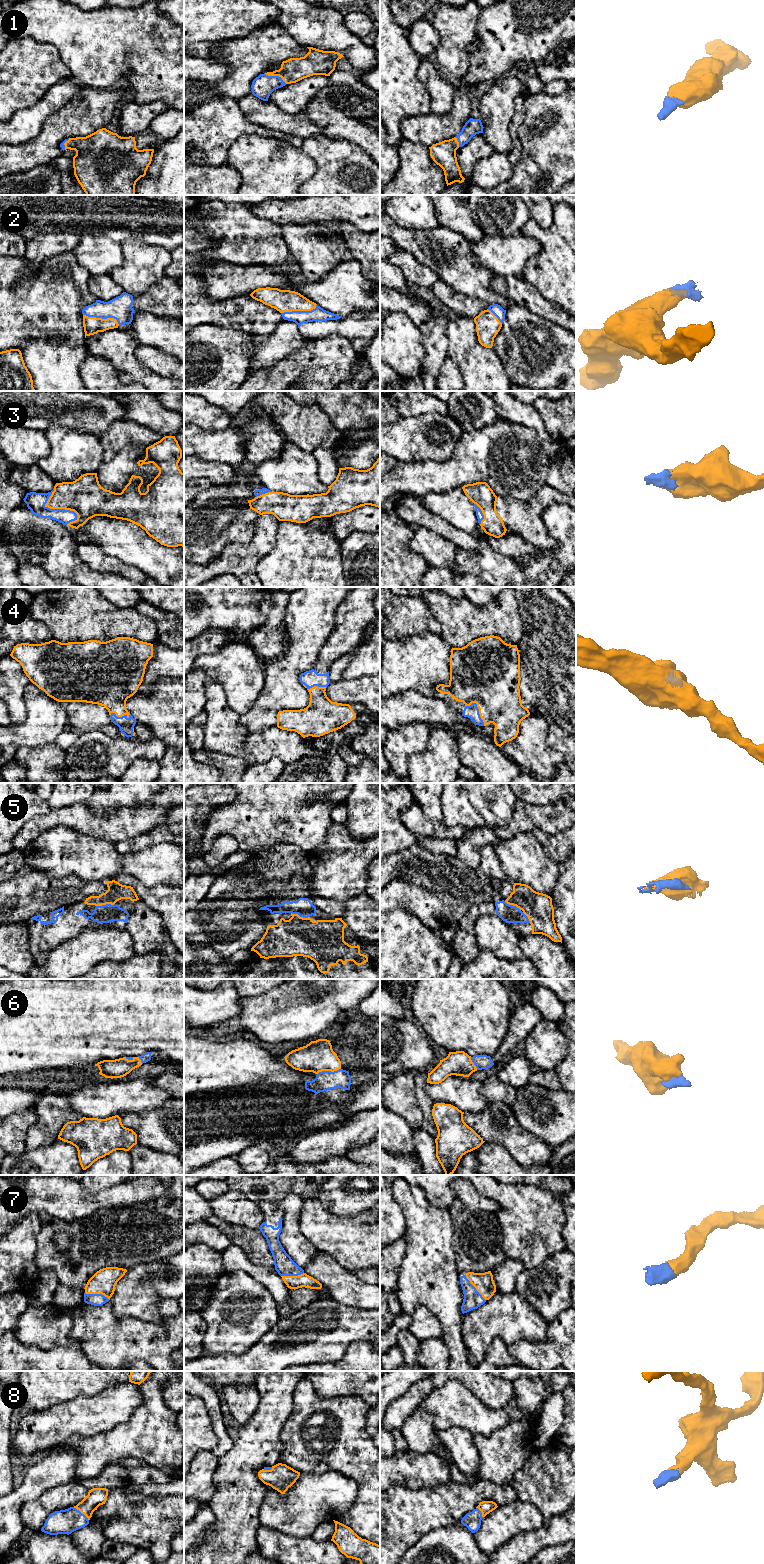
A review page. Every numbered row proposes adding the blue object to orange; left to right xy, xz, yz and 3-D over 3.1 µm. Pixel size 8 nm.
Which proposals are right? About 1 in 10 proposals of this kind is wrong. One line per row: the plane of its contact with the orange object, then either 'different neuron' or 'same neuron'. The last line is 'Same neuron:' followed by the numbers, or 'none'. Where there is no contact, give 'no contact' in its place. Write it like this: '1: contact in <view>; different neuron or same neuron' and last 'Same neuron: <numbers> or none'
1: contact in xz; same neuron
2: contact in xy; same neuron
3: contact in xy; same neuron
4: contact in yz; same neuron
5: contact in xy; same neuron
6: contact in xz; same neuron
7: contact in yz; same neuron
8: contact in xy; same neuron
Same neuron: 1, 2, 3, 4, 5, 6, 7, 8

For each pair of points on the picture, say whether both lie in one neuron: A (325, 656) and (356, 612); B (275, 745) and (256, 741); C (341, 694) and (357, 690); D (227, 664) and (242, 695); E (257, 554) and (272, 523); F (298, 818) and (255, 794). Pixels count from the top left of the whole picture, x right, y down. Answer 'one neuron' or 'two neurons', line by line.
A: one neuron
B: one neuron
C: one neuron
D: one neuron
E: one neuron
F: one neuron

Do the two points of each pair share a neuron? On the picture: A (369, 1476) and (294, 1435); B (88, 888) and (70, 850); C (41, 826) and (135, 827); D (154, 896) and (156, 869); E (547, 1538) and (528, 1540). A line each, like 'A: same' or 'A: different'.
A: same
B: different
C: same
D: different
E: same

